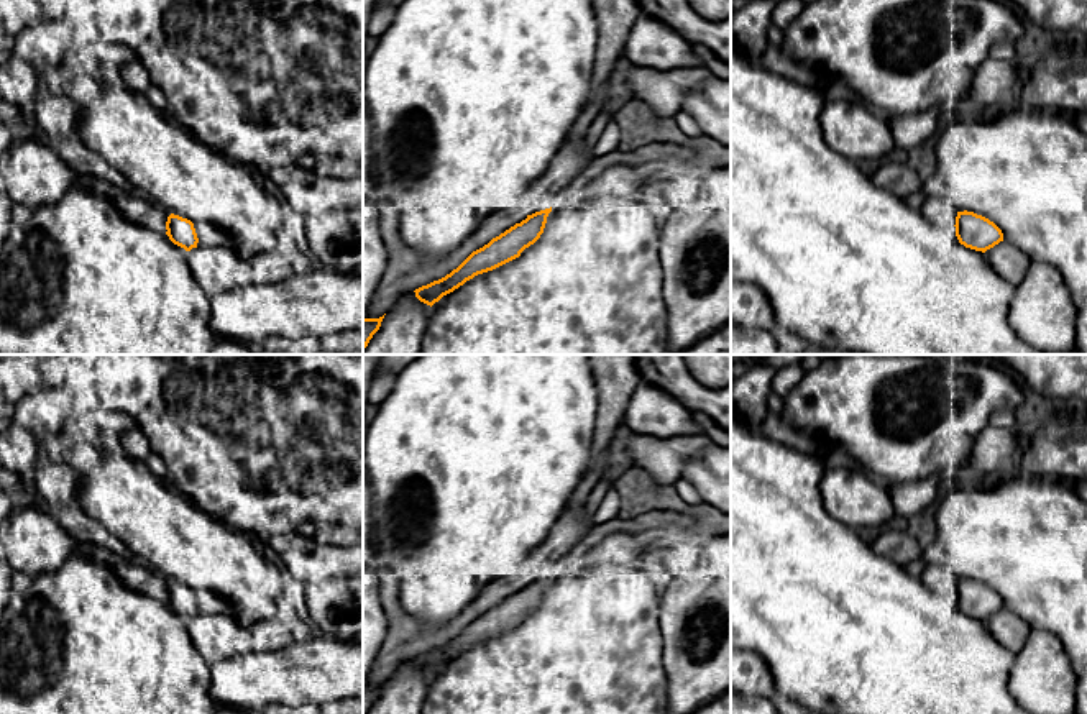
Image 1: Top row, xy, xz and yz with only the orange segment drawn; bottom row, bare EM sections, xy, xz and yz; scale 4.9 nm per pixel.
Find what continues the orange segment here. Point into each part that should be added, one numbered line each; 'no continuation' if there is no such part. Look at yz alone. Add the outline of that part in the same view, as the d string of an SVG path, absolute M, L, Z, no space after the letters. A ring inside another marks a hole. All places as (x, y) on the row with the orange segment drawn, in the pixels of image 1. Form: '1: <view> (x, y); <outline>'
no continuation

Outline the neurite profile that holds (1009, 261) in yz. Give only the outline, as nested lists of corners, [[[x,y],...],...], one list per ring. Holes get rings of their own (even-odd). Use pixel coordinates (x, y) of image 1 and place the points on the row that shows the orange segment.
[[[1000,241],[985,251],[987,263],[1010,284],[1023,281],[1031,259],[1016,246]]]

